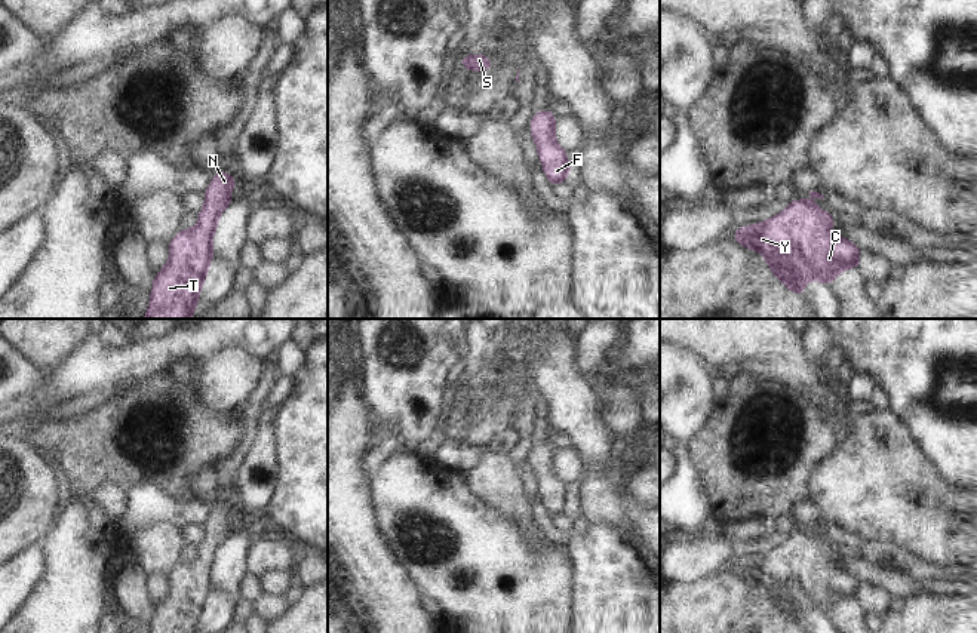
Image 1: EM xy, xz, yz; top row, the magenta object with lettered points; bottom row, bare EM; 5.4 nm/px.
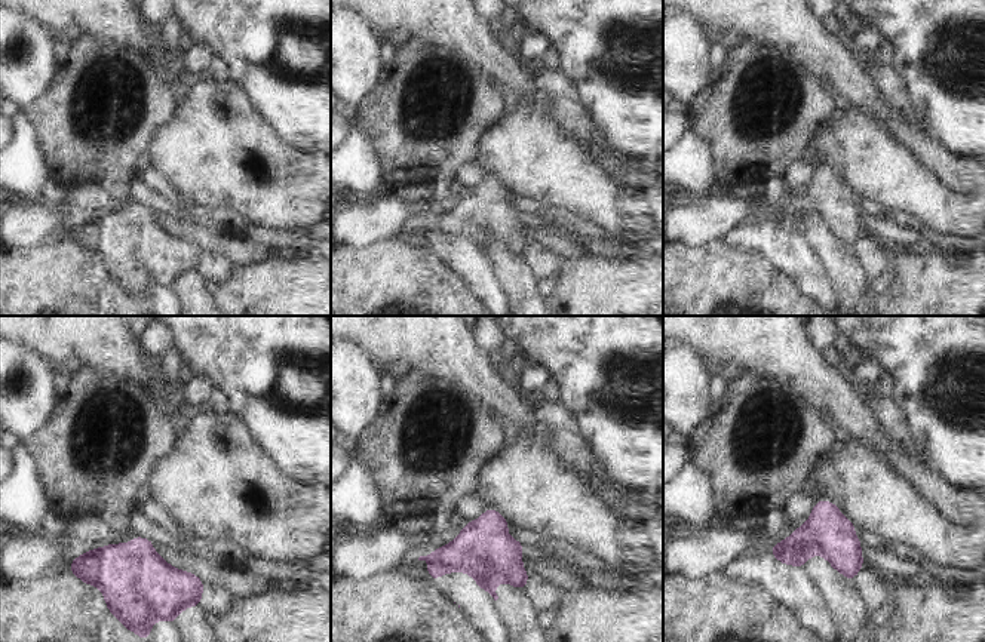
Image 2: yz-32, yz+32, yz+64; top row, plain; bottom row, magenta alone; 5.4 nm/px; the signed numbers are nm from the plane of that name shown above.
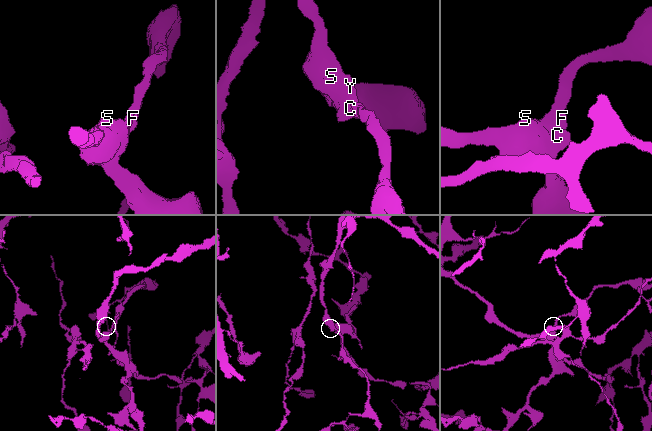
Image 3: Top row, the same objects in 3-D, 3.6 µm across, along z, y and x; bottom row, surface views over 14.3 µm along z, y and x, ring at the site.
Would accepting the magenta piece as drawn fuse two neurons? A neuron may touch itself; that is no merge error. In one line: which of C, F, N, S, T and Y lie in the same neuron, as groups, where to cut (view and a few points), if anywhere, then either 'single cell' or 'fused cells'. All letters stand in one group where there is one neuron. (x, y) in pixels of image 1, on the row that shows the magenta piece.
groups C F N S T Y; cut none; single cell

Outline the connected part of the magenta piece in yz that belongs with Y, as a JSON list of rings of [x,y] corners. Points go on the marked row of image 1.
[[[793,199],[783,213],[741,227],[732,239],[759,251],[777,279],[804,298],[809,279],[830,286],[842,270],[858,268],[861,249],[829,230],[827,225],[833,222],[833,215],[811,202]]]

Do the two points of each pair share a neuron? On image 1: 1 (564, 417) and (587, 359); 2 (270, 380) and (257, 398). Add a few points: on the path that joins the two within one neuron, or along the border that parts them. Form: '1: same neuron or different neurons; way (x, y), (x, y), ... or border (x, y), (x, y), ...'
1: different neurons; border (575, 353), (580, 371), (596, 381)
2: same neuron; way (266, 384), (261, 393)

